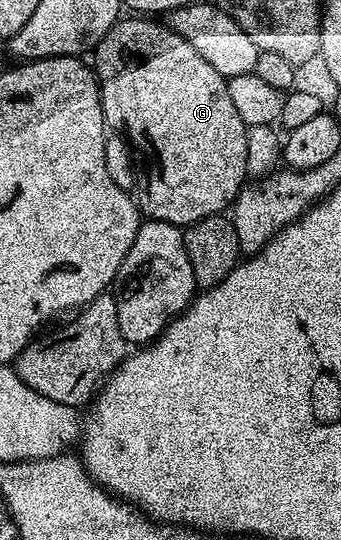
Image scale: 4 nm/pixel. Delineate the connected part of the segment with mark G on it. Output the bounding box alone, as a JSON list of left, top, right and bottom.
[92,17,248,229]

